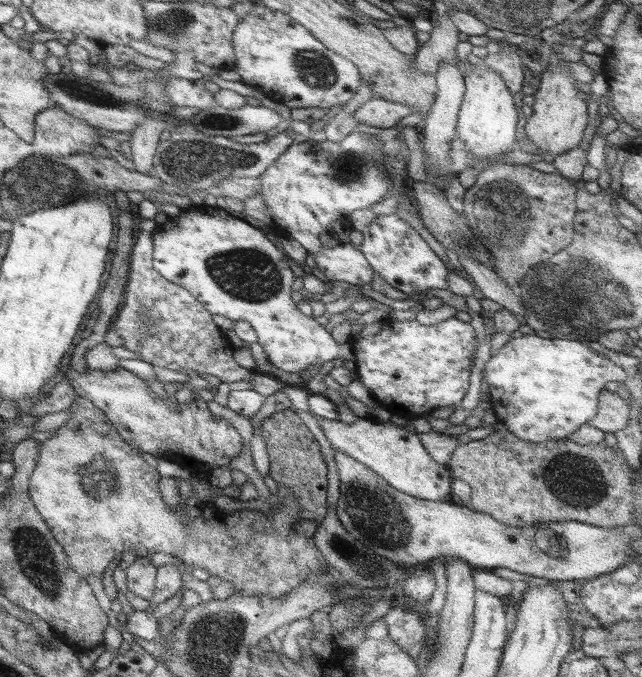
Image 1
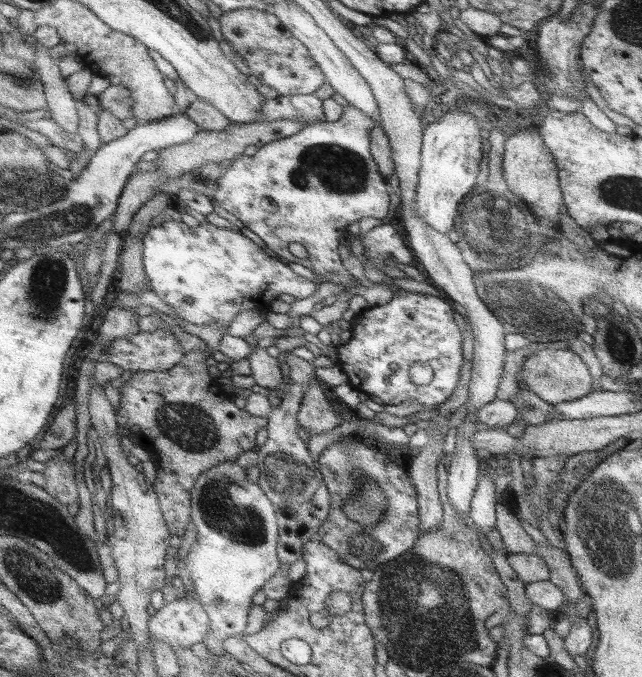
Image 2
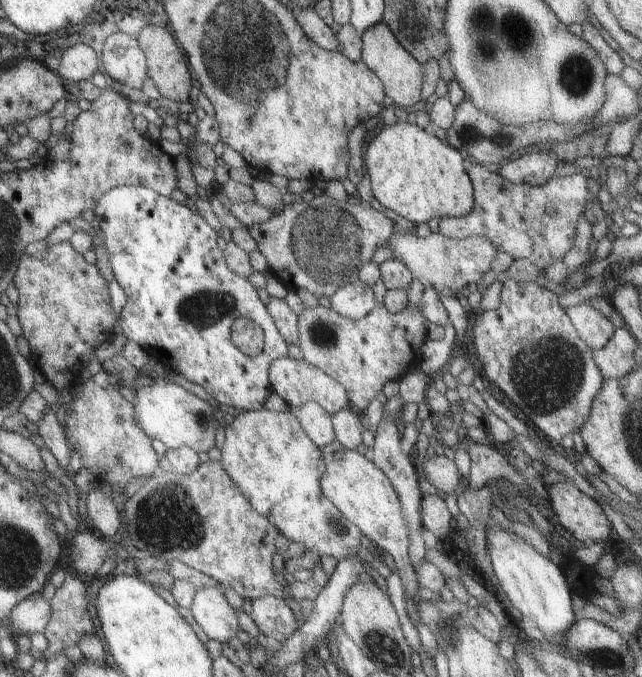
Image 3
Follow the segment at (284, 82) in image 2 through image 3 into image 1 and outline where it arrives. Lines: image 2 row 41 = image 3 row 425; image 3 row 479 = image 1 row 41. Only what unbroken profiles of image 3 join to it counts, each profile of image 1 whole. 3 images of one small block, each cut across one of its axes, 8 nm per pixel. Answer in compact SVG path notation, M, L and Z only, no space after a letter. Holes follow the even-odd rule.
M255 3L253 8L237 22L230 39L235 54L233 70L239 74L243 84L252 86L263 92L269 100L279 102L289 109L329 109L331 106L343 105L355 95L357 87L361 85L361 78L354 64L325 48L321 41L313 37L303 26L292 22L283 12L276 12Z

